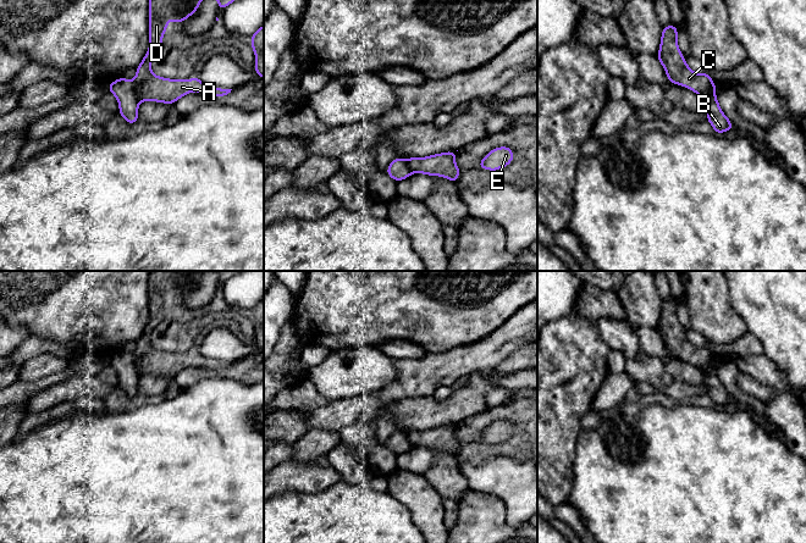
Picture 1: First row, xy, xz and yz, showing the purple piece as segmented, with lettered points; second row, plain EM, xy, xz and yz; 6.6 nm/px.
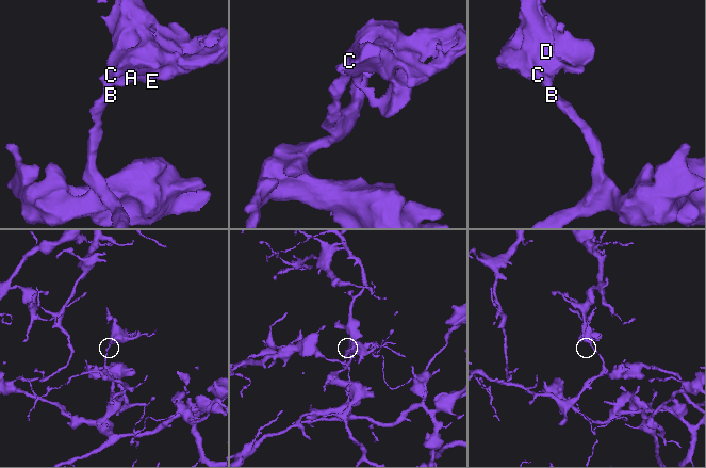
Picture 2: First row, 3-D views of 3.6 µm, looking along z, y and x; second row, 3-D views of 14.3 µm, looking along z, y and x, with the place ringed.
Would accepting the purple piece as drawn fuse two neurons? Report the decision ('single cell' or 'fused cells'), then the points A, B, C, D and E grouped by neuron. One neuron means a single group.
fused cells; groups A C D E / B

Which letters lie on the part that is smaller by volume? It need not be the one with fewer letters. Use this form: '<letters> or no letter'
A, C, D, E

